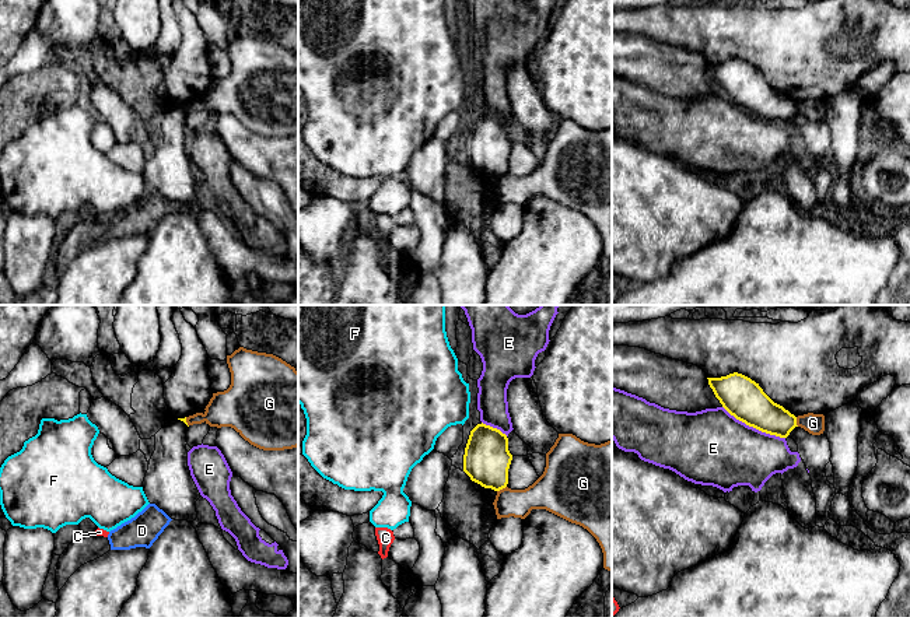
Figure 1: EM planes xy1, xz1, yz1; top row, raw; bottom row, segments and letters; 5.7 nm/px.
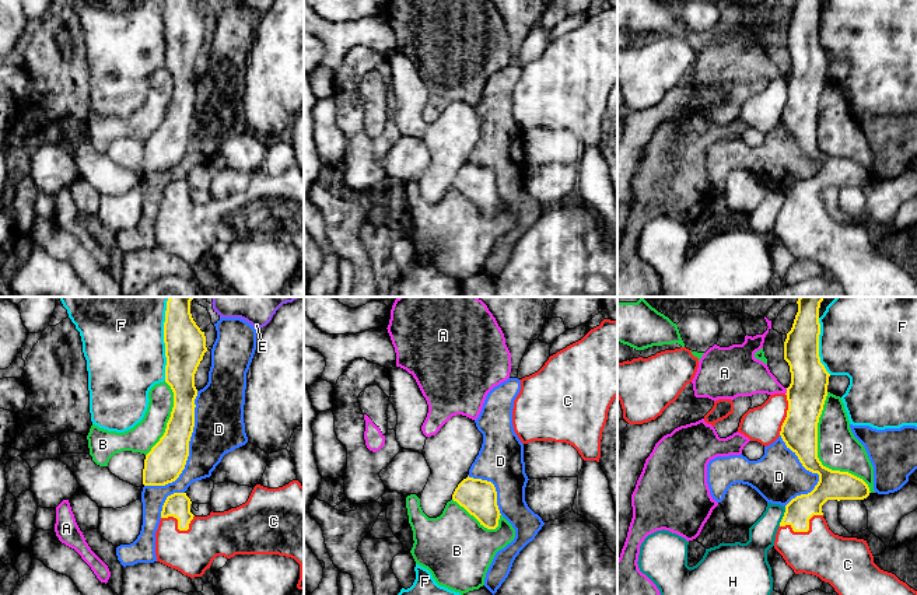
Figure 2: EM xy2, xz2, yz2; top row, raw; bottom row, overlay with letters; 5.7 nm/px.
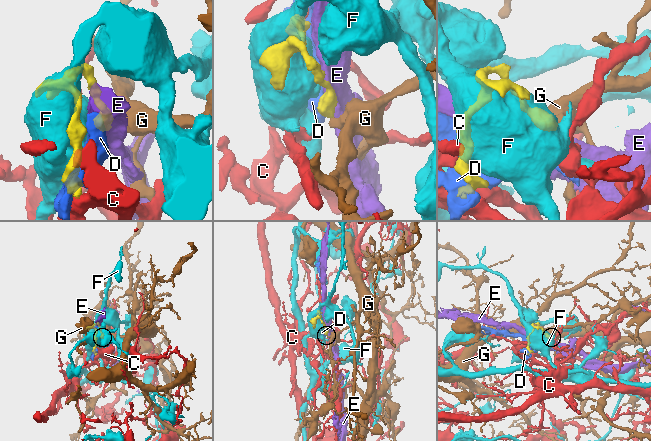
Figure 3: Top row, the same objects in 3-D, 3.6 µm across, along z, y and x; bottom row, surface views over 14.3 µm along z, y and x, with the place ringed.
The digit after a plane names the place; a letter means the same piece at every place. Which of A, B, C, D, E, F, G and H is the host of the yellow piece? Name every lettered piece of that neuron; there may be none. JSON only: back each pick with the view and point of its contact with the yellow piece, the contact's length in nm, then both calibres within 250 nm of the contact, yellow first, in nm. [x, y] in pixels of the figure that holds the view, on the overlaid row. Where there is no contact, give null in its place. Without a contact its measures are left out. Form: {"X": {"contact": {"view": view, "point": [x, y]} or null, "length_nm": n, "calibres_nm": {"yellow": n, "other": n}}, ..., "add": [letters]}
{"C": {"contact": {"view": "yz2", "point": [805, 531]}, "length_nm": 260, "calibres_nm": {"yellow": 160, "other": 280}}, "add": ["C"]}

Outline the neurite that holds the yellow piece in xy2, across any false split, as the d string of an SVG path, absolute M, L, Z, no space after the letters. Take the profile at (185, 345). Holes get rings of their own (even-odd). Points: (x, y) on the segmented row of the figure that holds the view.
M169 297L164 322L165 382L174 392L174 407L160 441L146 455L144 486L165 486L175 482L185 469L189 441L195 427L195 374L203 360L204 332L190 314L192 297Z

